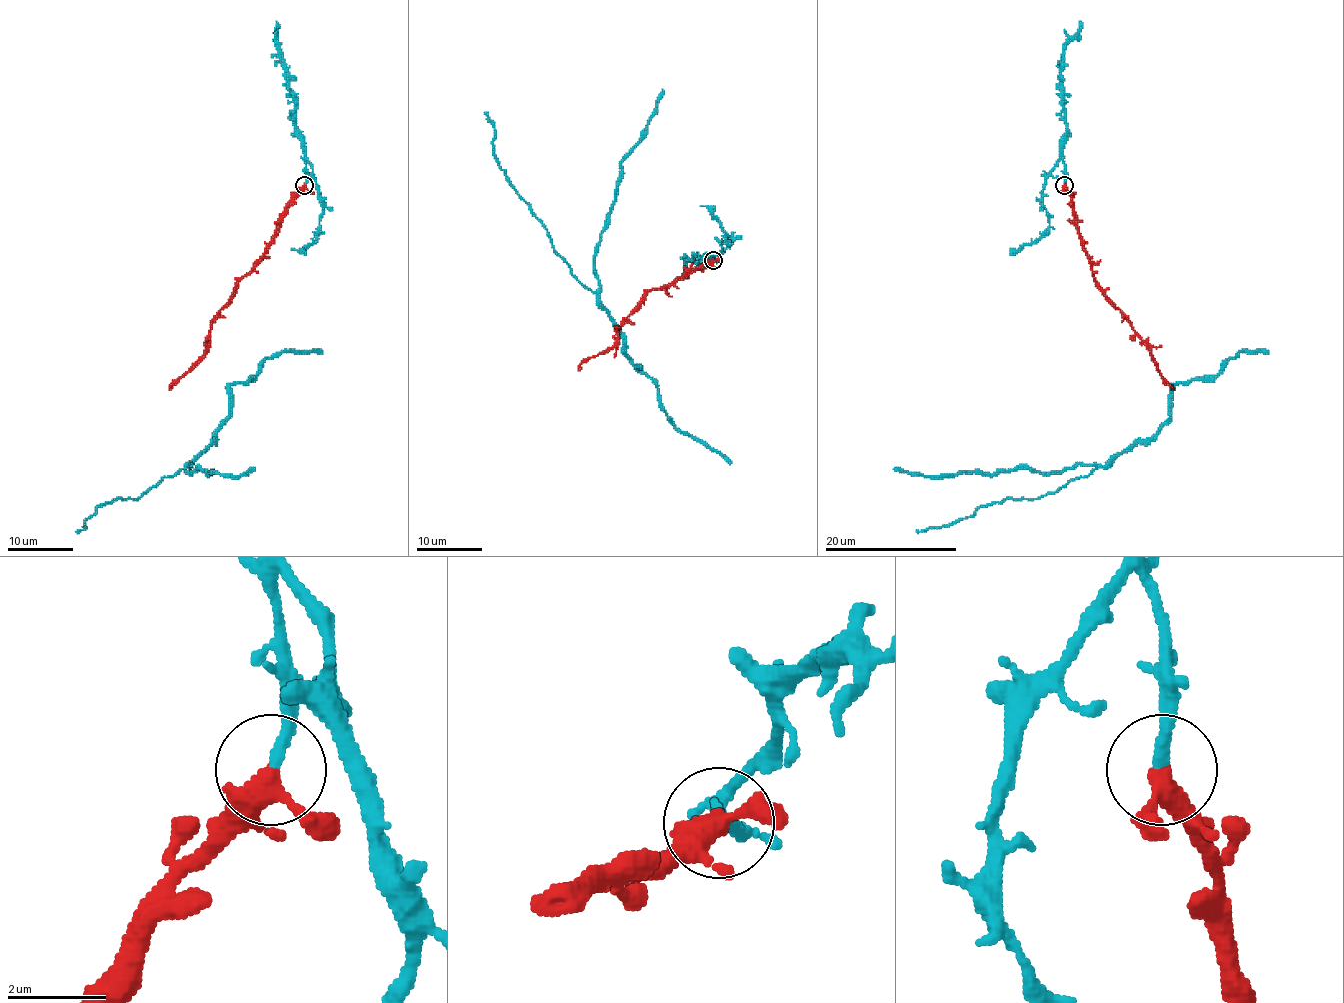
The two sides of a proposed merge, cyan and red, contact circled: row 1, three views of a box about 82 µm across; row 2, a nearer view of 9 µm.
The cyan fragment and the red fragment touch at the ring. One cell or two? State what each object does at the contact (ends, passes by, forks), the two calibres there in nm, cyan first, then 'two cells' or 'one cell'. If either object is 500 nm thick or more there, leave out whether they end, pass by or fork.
cyan ends; red passes by; calibres 260 and 360 nm; one cell

